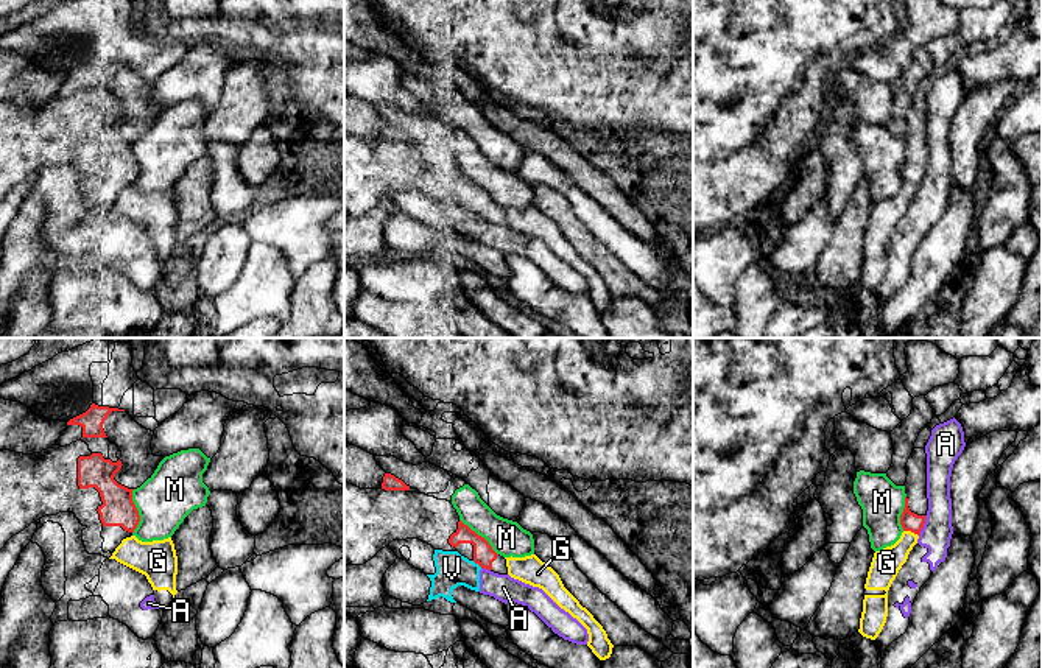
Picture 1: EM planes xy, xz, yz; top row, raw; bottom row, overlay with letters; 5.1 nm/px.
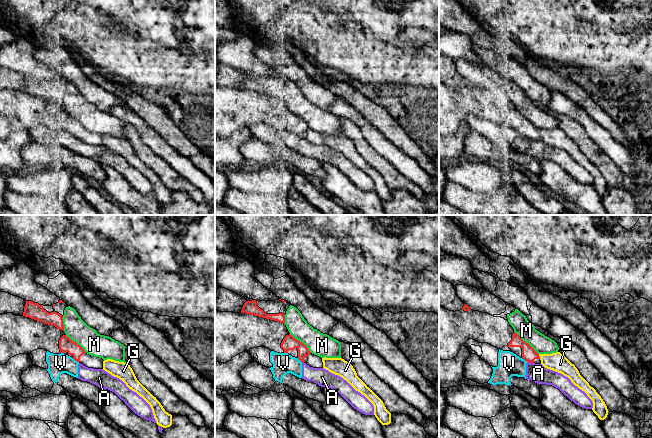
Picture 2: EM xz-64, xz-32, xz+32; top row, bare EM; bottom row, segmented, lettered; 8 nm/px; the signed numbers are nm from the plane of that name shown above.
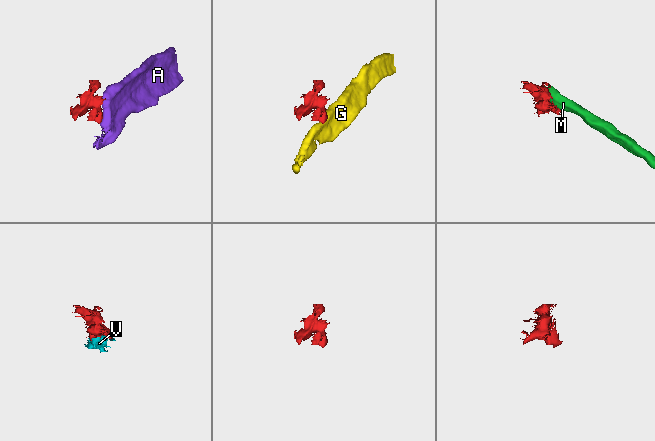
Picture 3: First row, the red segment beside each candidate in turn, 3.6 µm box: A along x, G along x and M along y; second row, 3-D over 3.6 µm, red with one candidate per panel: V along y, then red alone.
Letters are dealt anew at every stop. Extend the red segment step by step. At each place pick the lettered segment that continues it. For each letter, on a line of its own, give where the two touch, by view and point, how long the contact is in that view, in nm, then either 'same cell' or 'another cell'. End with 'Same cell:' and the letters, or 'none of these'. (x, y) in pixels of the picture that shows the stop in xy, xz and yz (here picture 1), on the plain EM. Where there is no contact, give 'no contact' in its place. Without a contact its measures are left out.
A: yz (922, 176) | 110 nm | another cell
G: yz (911, 182) | 90 nm | another cell
M: xy (137, 162) | 240 nm | another cell
V: xz (477, 214) | 70 nm | another cell
Same cell: none of these

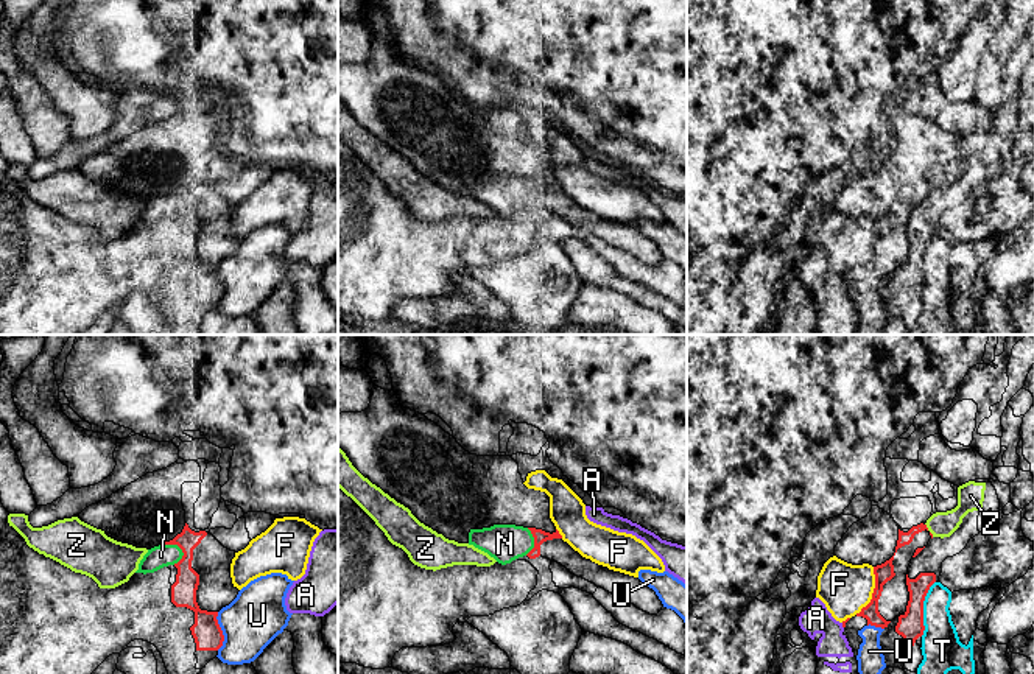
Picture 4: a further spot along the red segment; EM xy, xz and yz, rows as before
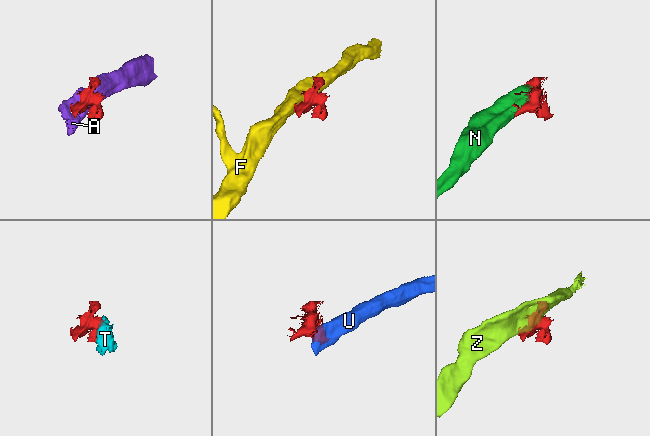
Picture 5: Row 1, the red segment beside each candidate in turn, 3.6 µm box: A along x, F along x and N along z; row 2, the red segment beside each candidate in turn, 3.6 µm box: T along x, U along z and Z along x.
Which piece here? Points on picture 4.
A: yz (843, 277) | 30 nm | another cell
F: yz (874, 243) | 260 nm | another cell
N: xy (179, 198) | 130 nm | same cell
T: yz (922, 260) | 300 nm | another cell
U: xy (221, 282) | 200 nm | another cell
Z: yz (927, 181) | 80 nm | another cell
Same cell: N

